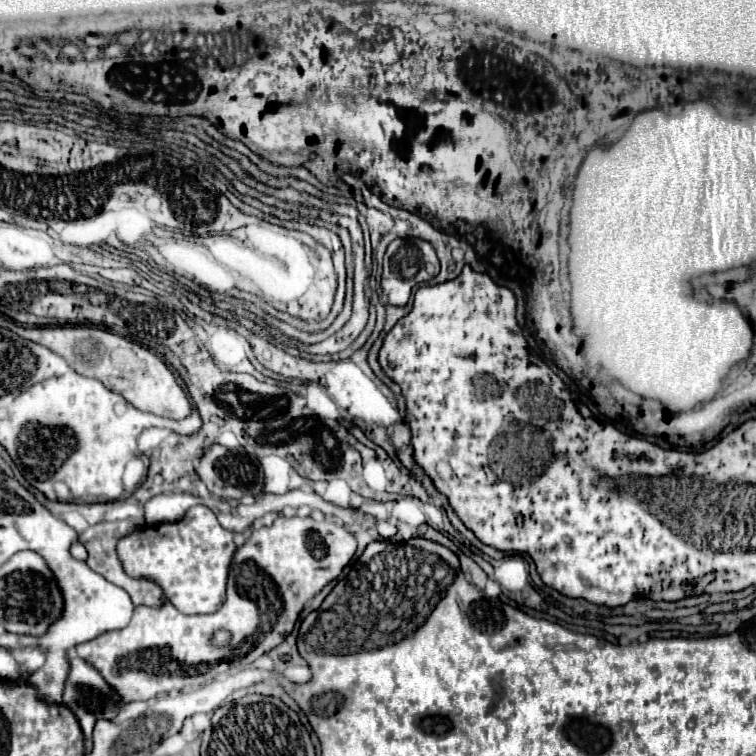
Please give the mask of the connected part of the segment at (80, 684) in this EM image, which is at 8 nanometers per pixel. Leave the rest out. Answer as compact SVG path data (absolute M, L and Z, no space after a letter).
M67 656L69 660L69 676L67 676L67 682L65 682L65 690L63 690L63 706L69 706L73 710L73 714L77 714L77 720L79 720L79 726L85 734L85 754L91 752L93 748L93 742L91 742L91 732L93 732L93 726L97 720L105 718L105 720L113 720L117 714L119 714L119 708L121 708L121 696L117 694L117 690L113 690L105 678L99 674L97 668L89 666L89 662L83 660L83 670L79 670L79 662L75 656Z

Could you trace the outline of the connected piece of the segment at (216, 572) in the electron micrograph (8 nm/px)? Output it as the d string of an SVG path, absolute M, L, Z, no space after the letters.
M193 506L183 520L135 530L121 538L117 556L133 578L157 582L169 602L183 614L213 614L225 602L225 582L231 556L237 550L233 534L225 530L207 506Z

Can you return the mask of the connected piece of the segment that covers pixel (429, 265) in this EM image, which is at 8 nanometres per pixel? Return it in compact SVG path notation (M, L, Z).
M397 238L389 244L383 258L383 278L381 288L389 298L391 306L405 306L409 302L411 290L439 274L439 260L435 248L421 238Z

